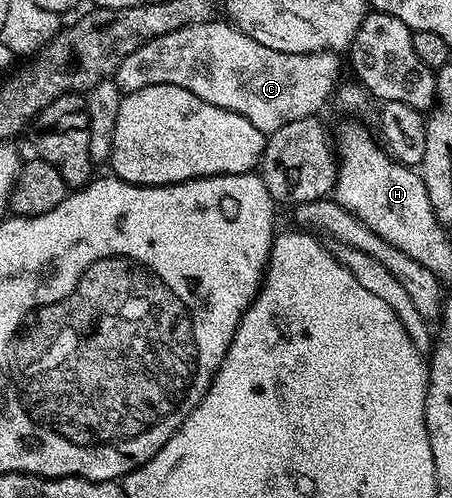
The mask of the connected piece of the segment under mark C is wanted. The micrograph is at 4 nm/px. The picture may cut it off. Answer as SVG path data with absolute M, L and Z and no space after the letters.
M215 21L178 29L176 33L166 33L164 37L156 37L140 45L140 49L120 61L112 78L124 93L152 85L180 85L180 89L196 93L200 101L208 101L208 105L220 105L220 109L240 113L240 117L248 117L256 129L269 133L288 125L288 121L311 118L329 99L331 102L343 78L342 63L338 59L341 58L332 51L317 51L307 55L280 53L276 49L268 49L268 45L260 45L260 41L252 41L252 37L238 31L229 22Z

